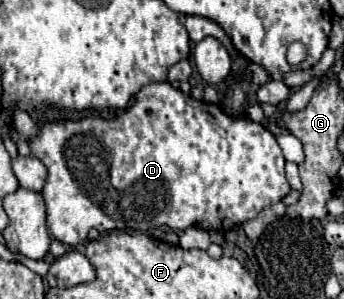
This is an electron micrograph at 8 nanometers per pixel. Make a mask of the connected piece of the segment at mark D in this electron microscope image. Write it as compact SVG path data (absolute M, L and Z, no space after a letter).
M150 83L148 87L142 87L142 91L136 95L136 103L128 107L126 113L116 115L112 119L104 117L84 117L80 121L64 121L64 123L48 123L40 125L42 133L30 143L32 145L32 155L38 157L42 163L46 161L48 167L48 177L44 186L44 201L46 201L46 225L50 231L52 239L58 239L60 243L68 247L78 247L80 243L86 241L88 231L94 227L98 231L114 231L114 229L136 229L136 231L150 231L154 227L168 227L172 231L182 231L186 227L198 225L206 231L218 229L218 231L228 231L234 225L240 225L248 219L254 219L264 207L280 201L288 191L288 183L284 177L284 155L280 145L276 143L274 135L264 129L260 123L252 123L246 117L230 117L228 113L222 113L218 105L202 103L192 99L190 95L182 93L180 89L174 89L170 83Z

